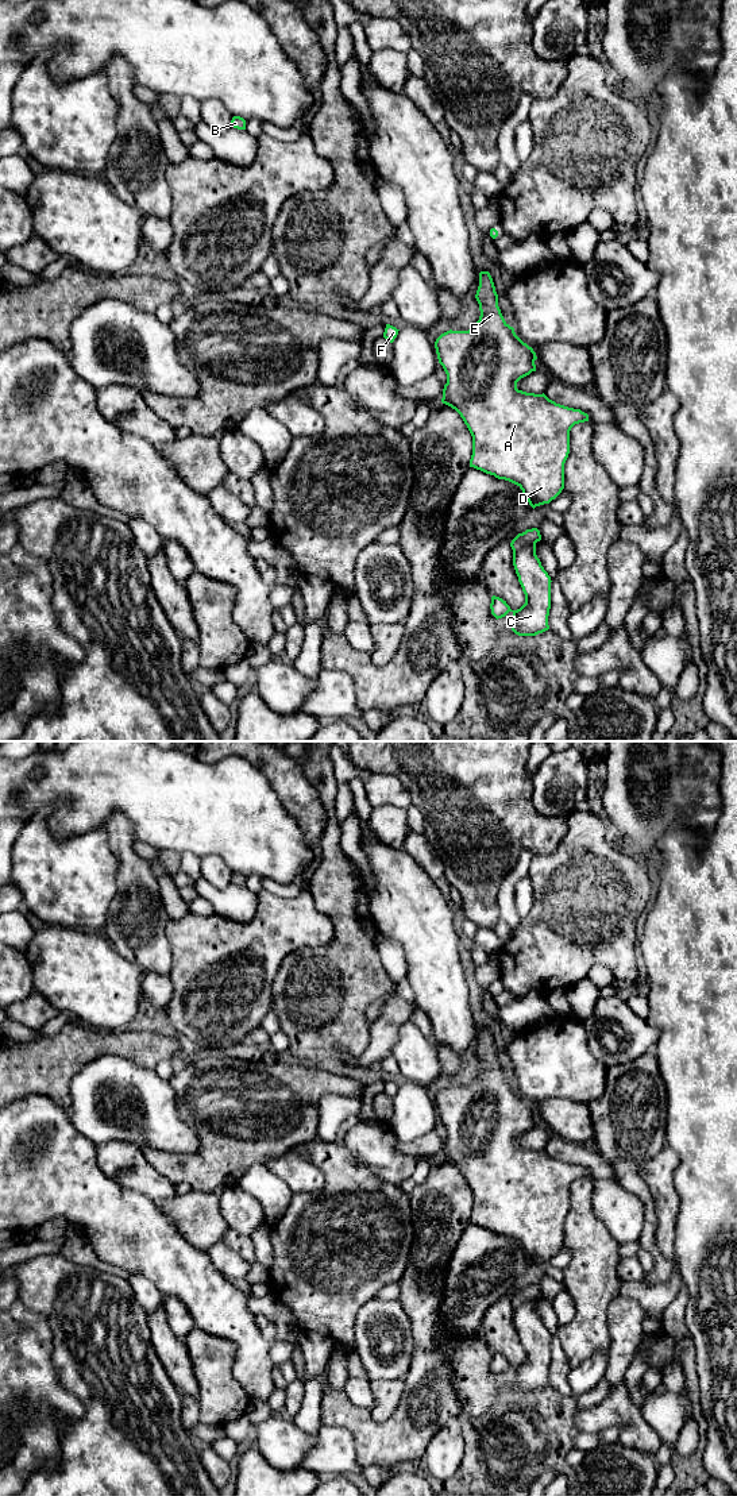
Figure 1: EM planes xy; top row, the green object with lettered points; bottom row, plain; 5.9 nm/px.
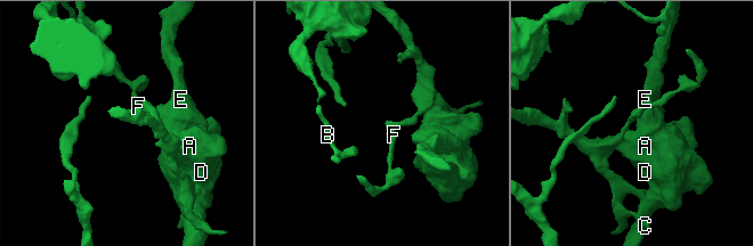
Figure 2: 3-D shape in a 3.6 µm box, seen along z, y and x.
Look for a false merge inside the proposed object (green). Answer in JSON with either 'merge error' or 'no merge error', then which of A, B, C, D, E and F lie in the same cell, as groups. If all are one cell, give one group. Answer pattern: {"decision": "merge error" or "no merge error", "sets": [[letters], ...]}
{"decision": "merge error", "sets": [["A", "C", "D", "E"], ["B", "F"]]}

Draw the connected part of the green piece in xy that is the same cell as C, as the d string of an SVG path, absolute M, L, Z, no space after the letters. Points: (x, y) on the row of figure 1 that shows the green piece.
M536 543L513 552L513 566L525 594L525 604L512 610L512 631L518 636L536 636L549 629L552 581L536 555Z

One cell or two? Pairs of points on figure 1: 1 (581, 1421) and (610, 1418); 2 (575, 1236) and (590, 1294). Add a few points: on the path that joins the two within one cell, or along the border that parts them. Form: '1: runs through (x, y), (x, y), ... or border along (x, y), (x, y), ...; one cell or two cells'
1: runs through (587, 1421), (604, 1418); one cell
2: runs through (590, 1250), (590, 1279); one cell

